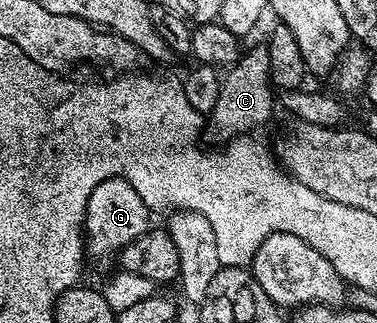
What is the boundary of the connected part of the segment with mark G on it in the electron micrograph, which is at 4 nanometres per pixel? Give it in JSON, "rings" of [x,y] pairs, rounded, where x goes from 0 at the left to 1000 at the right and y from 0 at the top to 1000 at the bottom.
{"rings":[[[286,554],[252,585],[241,585],[241,610],[231,622],[231,659],[225,663],[225,697],[220,737],[225,771],[239,805],[289,802],[318,793],[340,752],[371,740],[387,715],[398,712],[395,666],[401,644],[358,598],[347,567],[332,554]]]}

